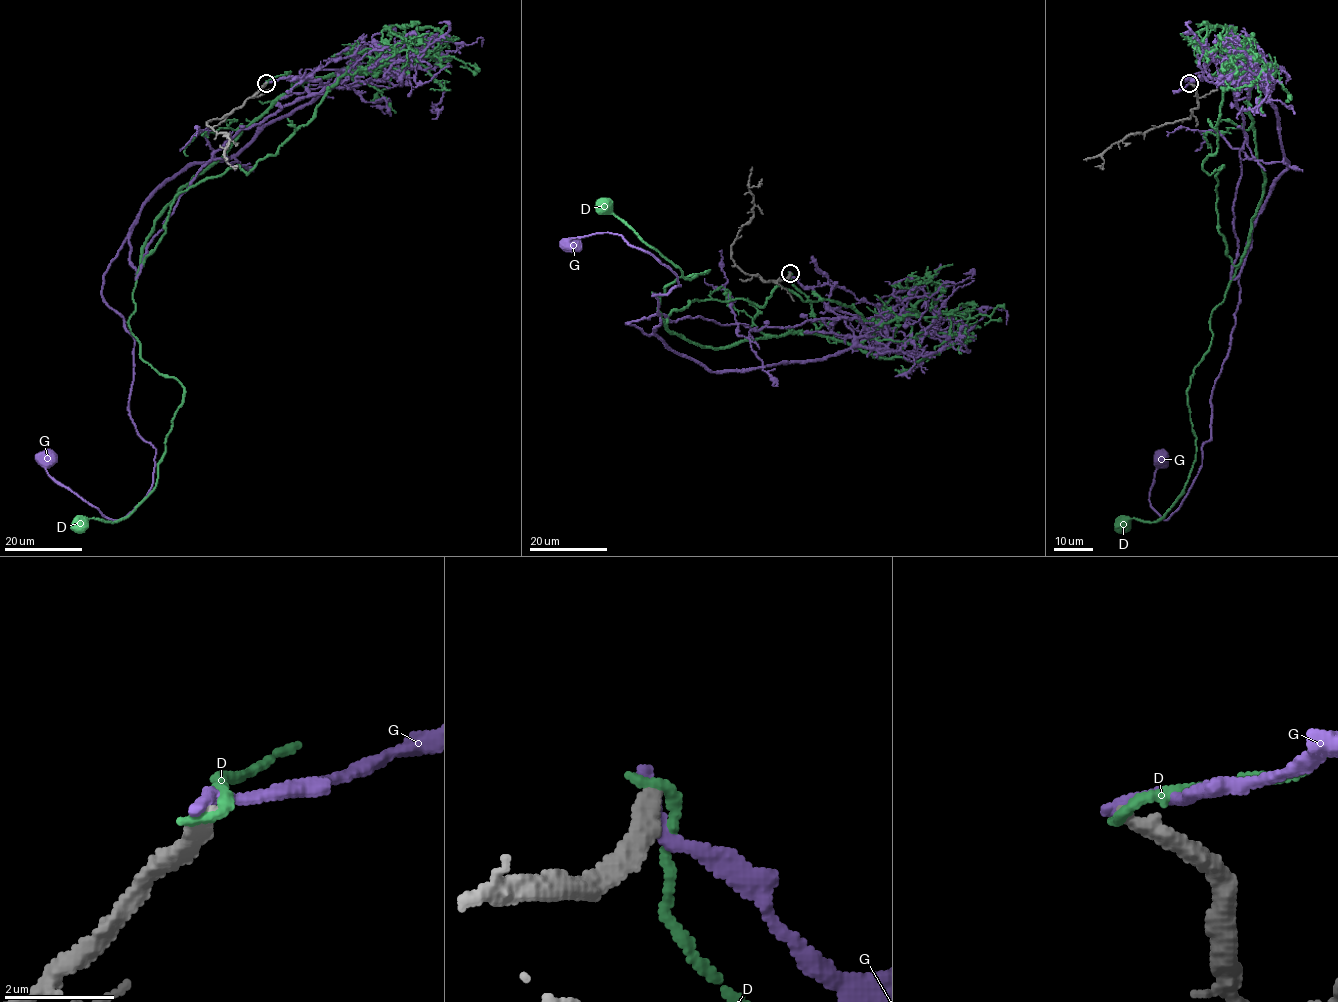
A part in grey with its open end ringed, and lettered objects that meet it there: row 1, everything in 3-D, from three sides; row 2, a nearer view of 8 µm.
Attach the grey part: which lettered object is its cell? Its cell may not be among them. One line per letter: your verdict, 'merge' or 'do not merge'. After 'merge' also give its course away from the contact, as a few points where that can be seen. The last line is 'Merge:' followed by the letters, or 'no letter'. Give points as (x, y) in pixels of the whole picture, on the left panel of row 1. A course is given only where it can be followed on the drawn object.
D: do not merge
G: do not merge
Merge: no letter

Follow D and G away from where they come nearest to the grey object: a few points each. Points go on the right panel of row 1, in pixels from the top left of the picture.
D: (1189, 83), (1237, 73), (1249, 87), (1264, 190), (1190, 377), (1196, 458), (1184, 492), (1161, 518), (1125, 525)
G: (1189, 82), (1259, 86), (1276, 108), (1288, 166), (1242, 263), (1202, 466), (1166, 519), (1149, 492), (1161, 457)

